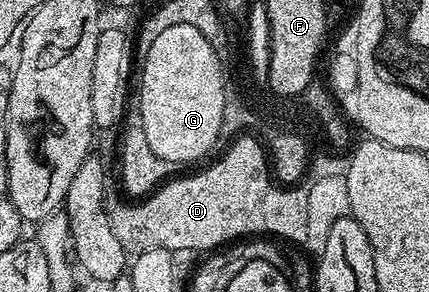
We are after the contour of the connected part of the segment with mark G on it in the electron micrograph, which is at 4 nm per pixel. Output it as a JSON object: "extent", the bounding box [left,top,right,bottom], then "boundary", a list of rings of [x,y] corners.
{"extent":[138,24,226,164],"boundary":[[[174,24],[174,28],[166,28],[162,32],[158,32],[158,36],[154,36],[154,44],[150,44],[150,52],[146,52],[146,56],[142,59],[141,66],[144,67],[141,70],[139,67],[138,70],[138,78],[140,74],[140,114],[138,114],[138,120],[142,124],[142,132],[146,136],[146,141],[150,143],[150,149],[154,151],[154,156],[162,156],[162,160],[170,160],[173,164],[196,162],[212,145],[217,145],[226,83],[226,73],[224,74],[220,64],[222,65],[221,55],[210,44],[210,40],[206,40],[206,36],[202,36],[202,32],[198,32],[198,28],[190,28],[190,24]]]}

